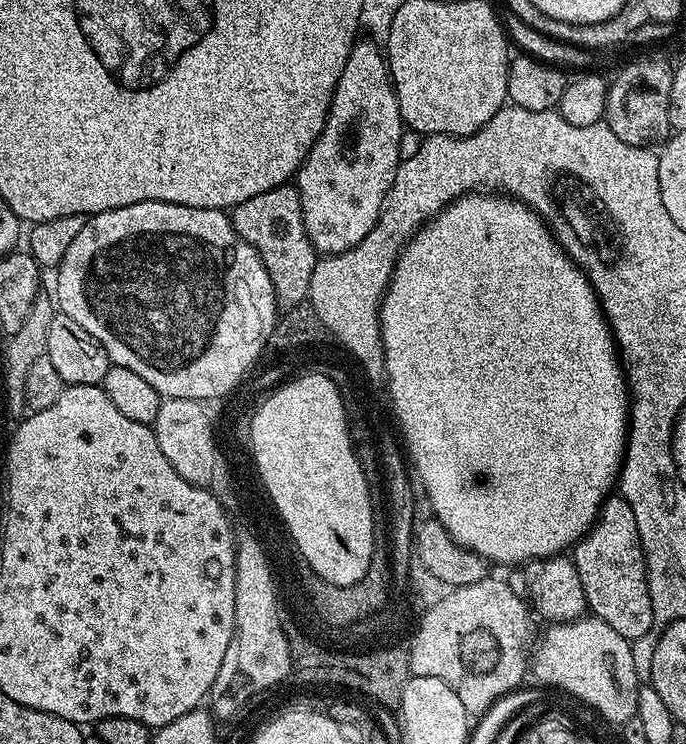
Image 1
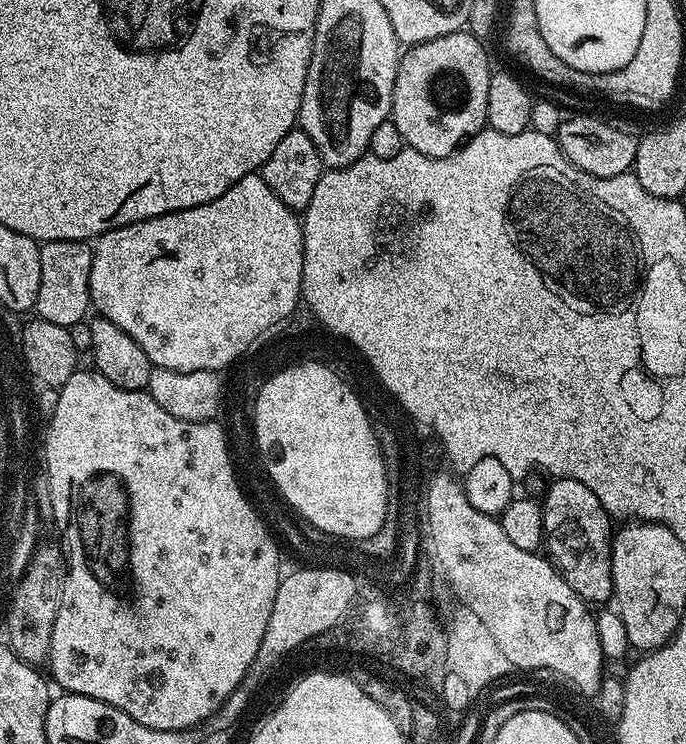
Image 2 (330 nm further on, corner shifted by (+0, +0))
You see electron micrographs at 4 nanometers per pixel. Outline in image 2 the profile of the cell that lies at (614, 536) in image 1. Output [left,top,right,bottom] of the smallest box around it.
[542,478,614,606]

